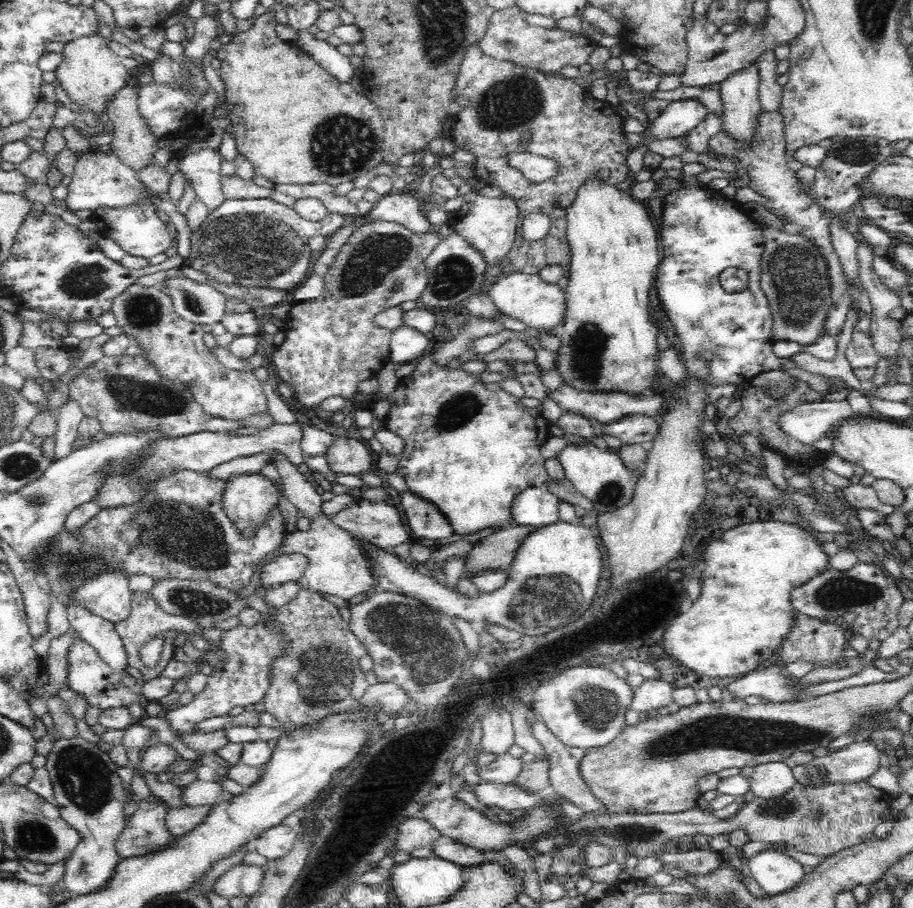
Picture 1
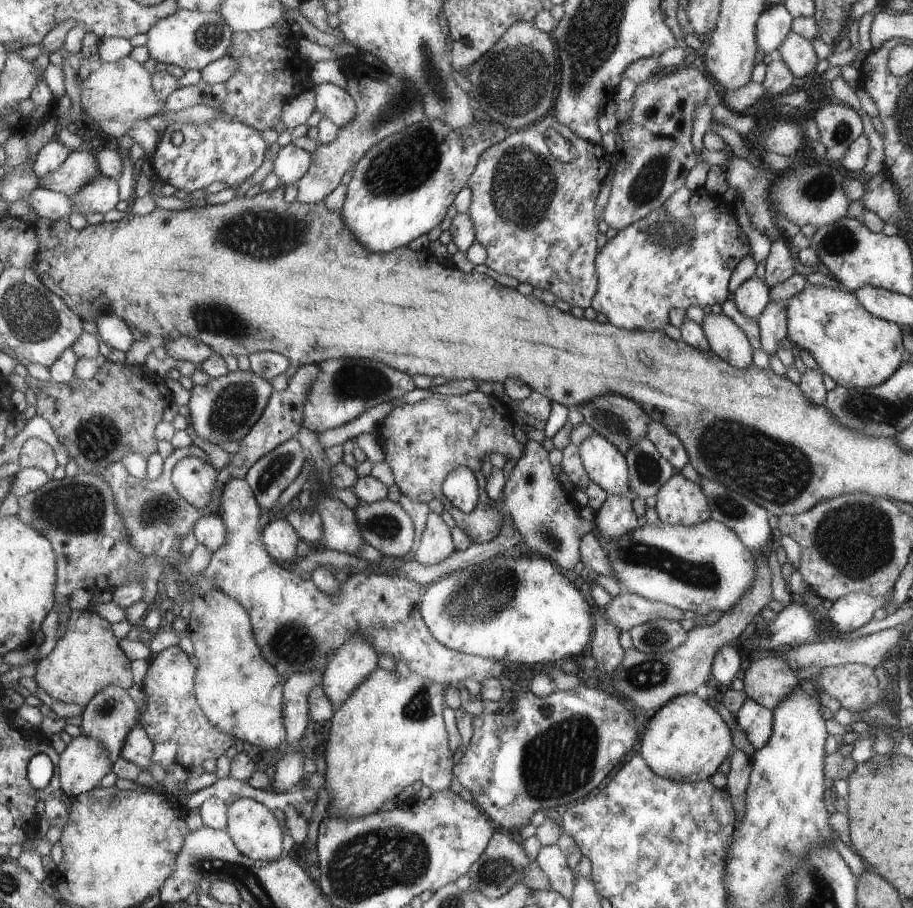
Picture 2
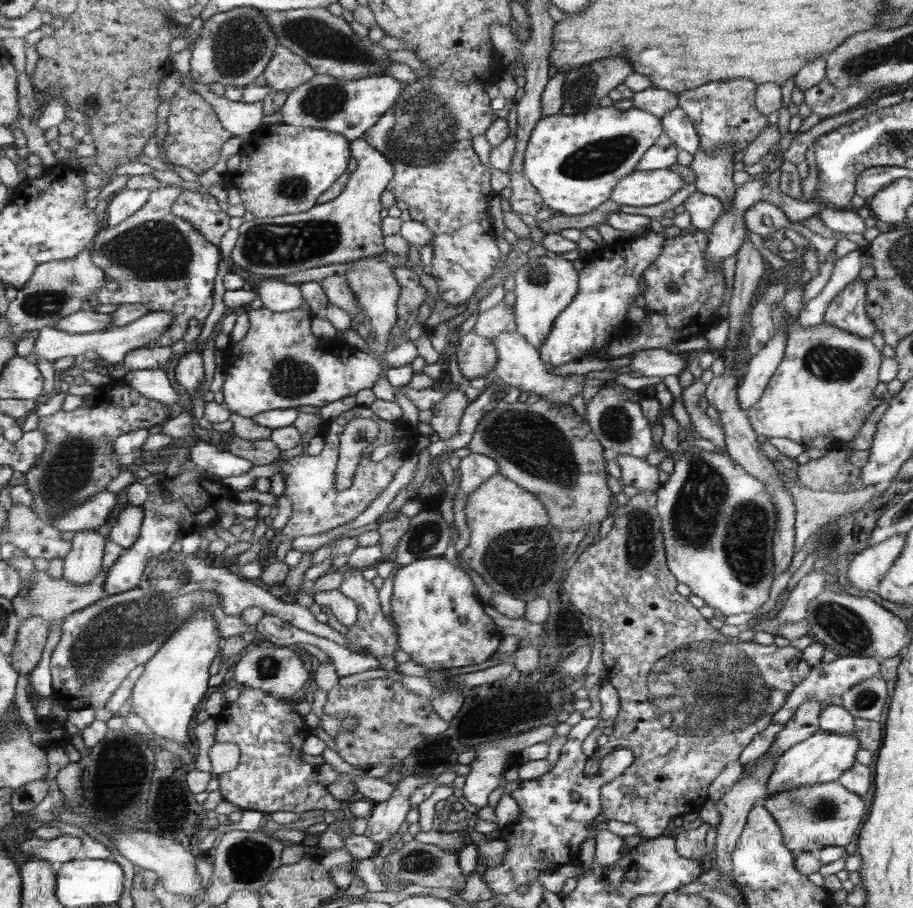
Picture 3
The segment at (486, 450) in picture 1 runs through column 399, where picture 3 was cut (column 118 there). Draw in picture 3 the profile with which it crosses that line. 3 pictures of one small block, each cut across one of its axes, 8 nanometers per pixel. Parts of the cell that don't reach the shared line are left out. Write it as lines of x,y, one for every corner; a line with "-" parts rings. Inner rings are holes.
114,379
106,386
96,387
90,394
83,396
82,404
73,411
66,412
62,409
48,416
39,417
38,429
44,433
44,452
40,454
38,462
30,472
24,473
26,486
34,498
34,510
41,518
50,522
51,518
63,514
68,508
73,508
93,496
96,492
105,491
105,486
122,471
119,455
114,452
114,439
118,436
136,429
148,429
160,425
174,416
174,407
158,400
144,398
132,386

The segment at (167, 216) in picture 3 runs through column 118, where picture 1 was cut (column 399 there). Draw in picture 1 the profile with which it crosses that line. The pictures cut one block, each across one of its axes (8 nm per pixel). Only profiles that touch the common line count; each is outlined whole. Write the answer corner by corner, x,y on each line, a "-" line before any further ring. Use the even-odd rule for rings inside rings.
383,220
364,223
350,235
324,277
322,296
292,306
285,320
284,341
271,353
280,380
292,386
293,396
301,406
319,411
320,404
330,396
350,400
358,393
362,380
376,377
386,366
390,361
391,330
376,325
374,316
403,302
420,299
428,284
426,258
442,239
437,228
418,235
398,222

